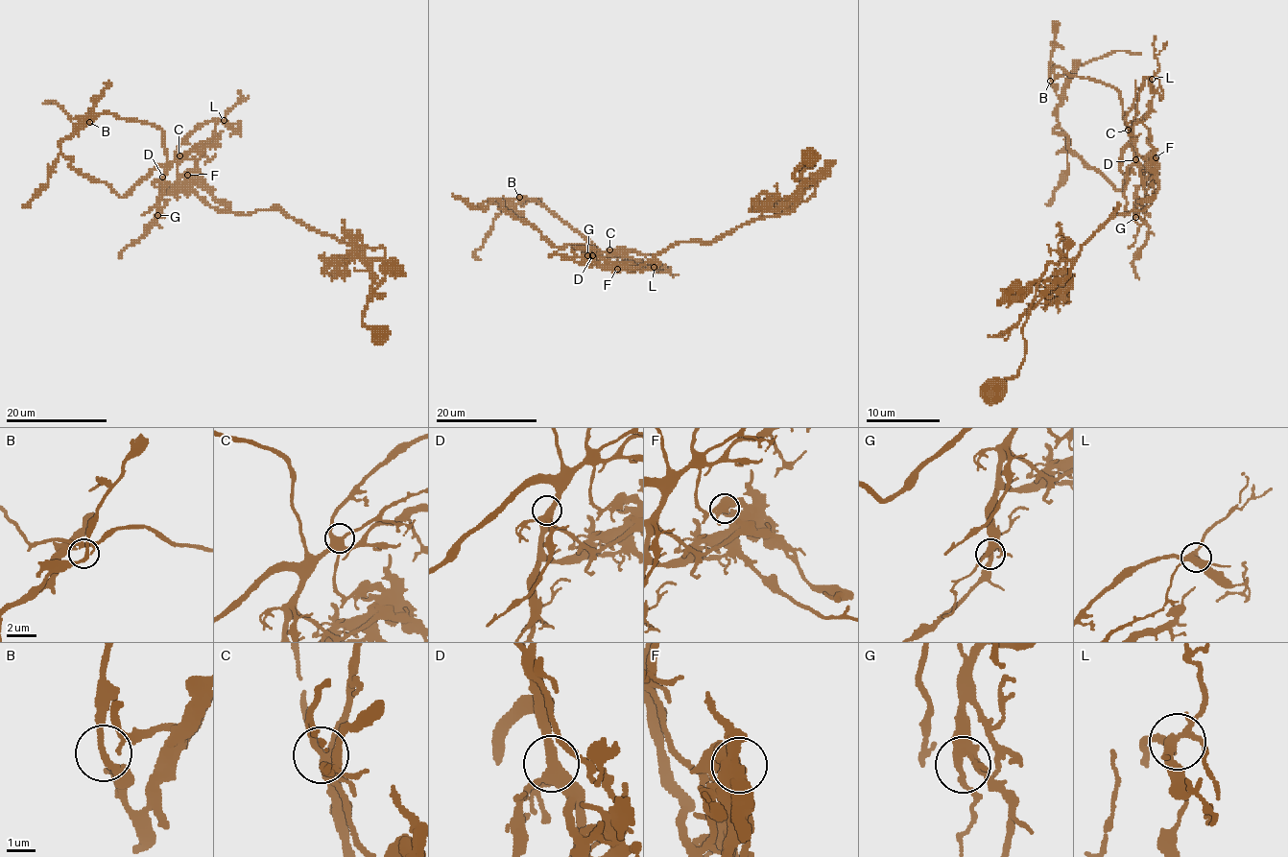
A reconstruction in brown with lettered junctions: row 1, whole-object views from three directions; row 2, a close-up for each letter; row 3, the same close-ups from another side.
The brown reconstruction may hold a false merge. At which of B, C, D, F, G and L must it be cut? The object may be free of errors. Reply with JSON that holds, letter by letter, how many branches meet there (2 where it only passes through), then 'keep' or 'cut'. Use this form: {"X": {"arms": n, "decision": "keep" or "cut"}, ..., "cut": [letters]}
{"B": {"arms": 3, "decision": "keep"}, "C": {"arms": 6, "decision": "keep"}, "D": {"arms": 4, "decision": "keep"}, "F": {"arms": 2, "decision": "cut"}, "G": {"arms": 4, "decision": "keep"}, "L": {"arms": 4, "decision": "keep"}, "cut": ["F"]}

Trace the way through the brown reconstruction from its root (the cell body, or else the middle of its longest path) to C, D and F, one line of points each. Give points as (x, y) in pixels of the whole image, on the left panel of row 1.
C: (378, 335), (363, 316), (384, 261), (276, 208), (236, 214), (209, 206), (178, 173), (179, 155)
D: (378, 335), (363, 316), (387, 272), (384, 261), (369, 260), (276, 208), (217, 210), (162, 177)
F: (378, 335), (363, 316), (387, 272), (384, 261), (369, 260), (276, 208), (217, 210), (186, 175)

